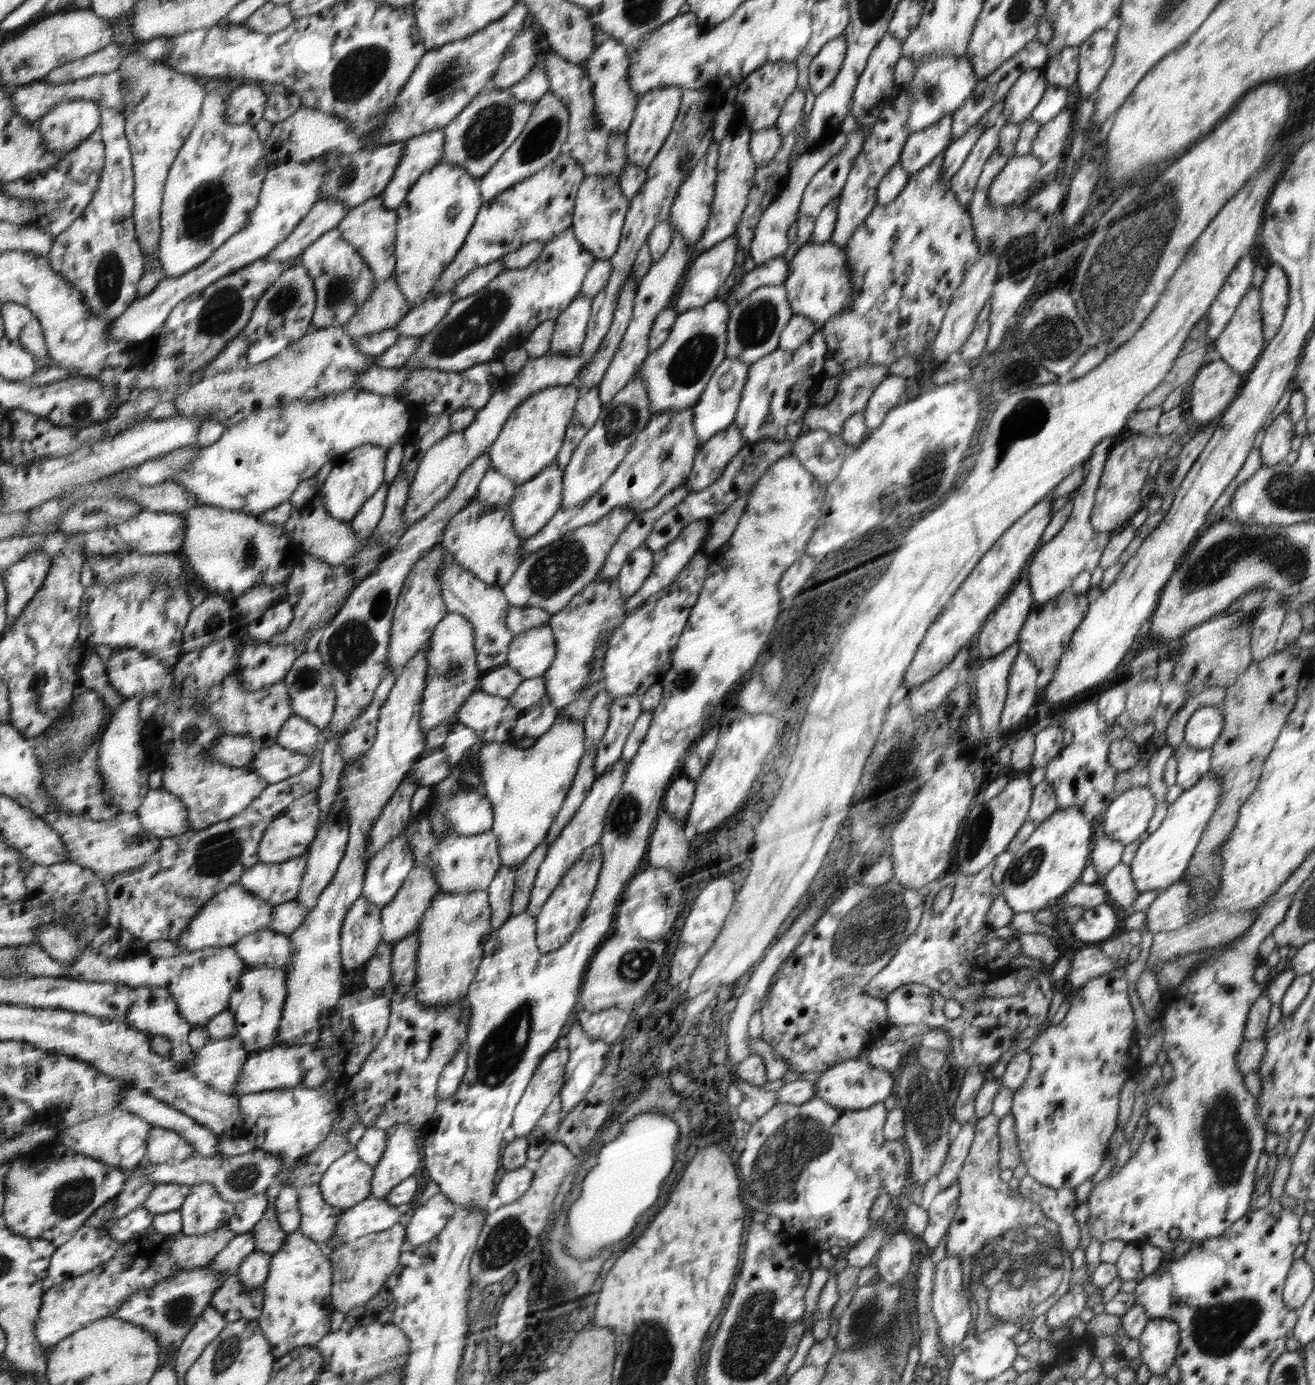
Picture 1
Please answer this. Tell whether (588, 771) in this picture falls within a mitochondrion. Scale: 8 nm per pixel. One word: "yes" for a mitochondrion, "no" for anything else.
no

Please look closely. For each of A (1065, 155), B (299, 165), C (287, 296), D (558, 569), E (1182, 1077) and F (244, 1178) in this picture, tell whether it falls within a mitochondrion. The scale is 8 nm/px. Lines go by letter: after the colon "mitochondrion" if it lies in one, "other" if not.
A: other
B: other
C: mitochondrion
D: mitochondrion
E: other
F: mitochondrion

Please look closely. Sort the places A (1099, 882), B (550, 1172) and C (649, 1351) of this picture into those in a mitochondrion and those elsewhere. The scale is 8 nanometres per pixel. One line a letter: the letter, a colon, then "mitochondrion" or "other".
A: other
B: other
C: mitochondrion

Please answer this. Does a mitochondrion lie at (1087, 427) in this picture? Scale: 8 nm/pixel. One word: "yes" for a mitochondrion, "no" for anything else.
no

